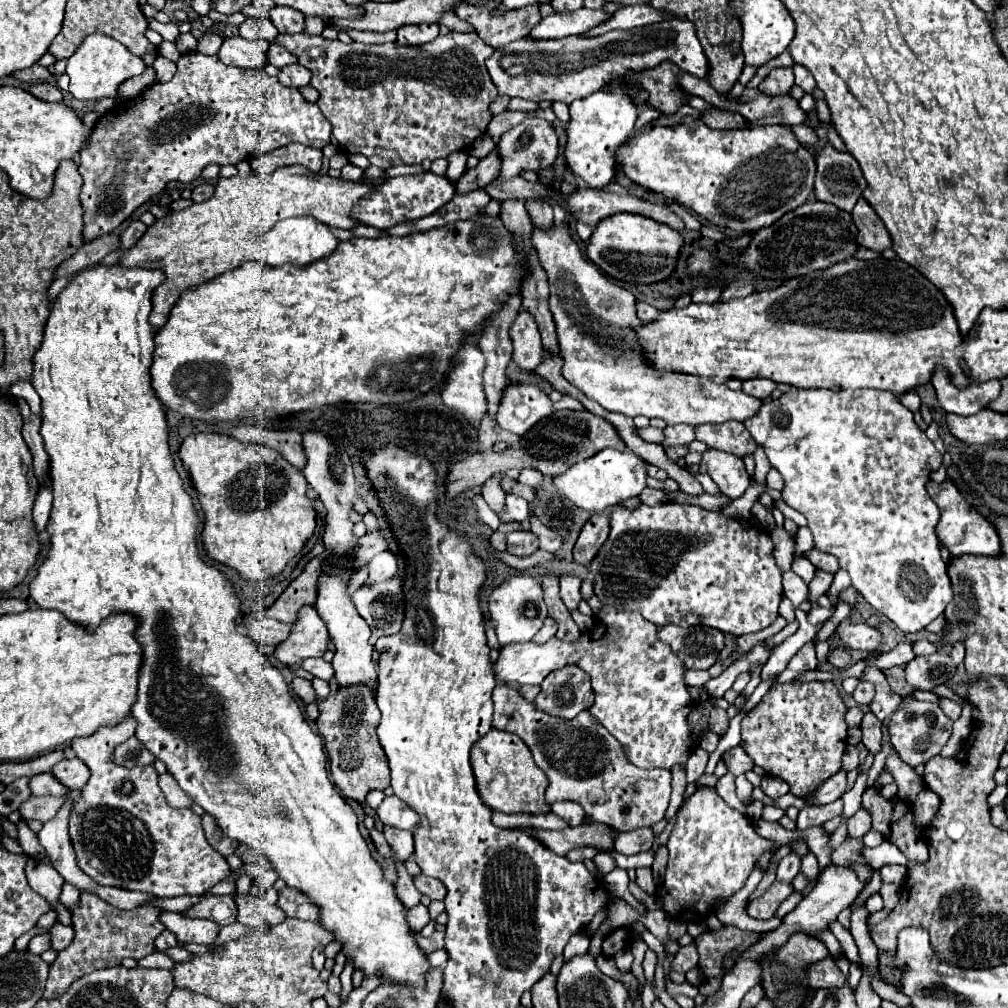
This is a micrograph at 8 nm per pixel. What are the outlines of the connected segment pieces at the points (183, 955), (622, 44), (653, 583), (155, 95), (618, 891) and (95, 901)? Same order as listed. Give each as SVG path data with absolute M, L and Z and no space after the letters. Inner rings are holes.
M175 946L173 948L168 948L164 951L169 957L171 957L176 962L190 961L192 958L192 953L188 952L181 946Z
M670 20L650 26L640 26L634 30L612 30L600 36L568 36L560 40L536 40L518 38L486 60L486 68L498 94L510 98L518 96L532 102L564 102L570 104L584 98L602 86L610 84L614 78L622 80L628 72L642 72L662 62L672 62L680 70L694 74L696 78L706 78L708 58L696 38L694 24L688 20Z
M664 502L660 506L646 506L640 504L636 510L628 510L622 506L614 506L612 514L610 514L610 536L608 540L602 544L602 548L598 550L596 558L590 564L590 572L594 576L594 594L600 598L602 604L612 604L612 606L620 606L626 610L638 610L642 612L642 616L656 624L656 626L666 626L666 624L676 624L676 626L710 626L716 630L722 630L724 634L732 634L732 636L742 636L742 634L750 634L750 632L758 632L764 630L766 626L770 626L776 618L778 618L778 604L782 600L782 570L776 566L774 560L774 544L770 540L770 534L762 528L758 528L756 524L748 522L748 520L738 520L738 518L728 518L722 512L710 512L704 510L700 506L692 506L692 504L680 504L680 502Z
M188 52L188 54L182 54L180 60L176 62L178 64L178 72L174 74L174 78L170 82L154 82L148 90L144 90L140 96L136 96L134 100L124 100L120 104L114 106L114 110L110 110L108 114L104 114L100 118L100 122L94 126L94 132L90 136L90 144L80 152L80 174L84 178L84 184L82 184L82 192L80 192L80 200L82 200L82 206L84 206L84 240L90 242L102 234L110 234L114 232L138 206L142 206L146 200L158 196L164 186L172 180L176 182L194 182L200 178L202 170L208 166L208 164L220 164L220 166L226 166L226 164L238 164L240 160L252 160L256 156L262 156L266 152L272 152L276 148L282 148L290 142L300 142L304 146L310 146L310 148L324 148L328 142L330 142L330 136L332 136L332 126L326 122L324 114L320 112L320 108L316 104L310 104L302 98L300 90L292 90L292 88L284 88L280 86L278 78L276 76L268 76L266 70L242 70L242 68L232 68L232 66L224 66L216 56L206 56L206 54L200 54L200 52Z
M616 868L616 870L612 870L610 874L604 876L604 886L606 886L606 890L608 890L610 894L614 894L614 896L626 900L626 902L632 906L632 902L638 902L638 900L630 894L628 882L630 882L630 880L628 880L628 874L626 874L626 870L622 870L622 868Z
M94 892L80 894L80 902L70 908L72 912L72 926L76 936L72 946L64 948L54 964L50 964L50 974L44 990L44 998L52 1000L62 996L68 986L82 978L88 972L118 966L124 958L144 958L154 952L154 940L166 930L160 922L160 914L164 912L158 906L142 906L136 910L120 910L102 898L96 898Z

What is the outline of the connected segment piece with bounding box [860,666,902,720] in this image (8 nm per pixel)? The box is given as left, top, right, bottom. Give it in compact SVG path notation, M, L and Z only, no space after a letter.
M866 666L864 674L860 676L860 680L872 682L876 688L876 696L870 704L870 710L876 714L878 720L886 720L902 702L902 696L898 696L896 692L892 692L892 688L888 686L888 680L884 676L882 670L874 668L874 666Z

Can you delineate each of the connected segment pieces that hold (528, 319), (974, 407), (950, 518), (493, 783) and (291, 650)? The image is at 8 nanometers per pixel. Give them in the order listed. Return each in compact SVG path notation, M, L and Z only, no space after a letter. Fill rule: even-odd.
M522 310L512 328L510 328L510 340L512 340L512 360L518 364L524 372L534 372L544 362L544 350L540 344L540 332L534 322L534 318Z
M936 366L936 370L932 372L932 386L936 390L938 402L946 412L954 412L960 416L970 416L980 412L982 408L986 408L986 404L996 398L996 394L1000 394L1000 380L986 380L980 382L978 386L964 386L958 388L948 370L944 370L944 366Z
M948 478L942 484L936 482L928 482L926 490L930 494L930 498L936 502L936 506L940 508L940 520L936 524L936 536L940 546L944 546L952 558L960 558L964 554L972 554L972 556L998 556L1002 554L1002 546L1000 546L1000 538L998 532L994 528L994 524L980 512L976 510L974 504L970 504L962 492L956 488L956 484Z
M490 730L484 738L480 738L470 752L470 764L476 776L476 790L480 800L504 814L546 814L550 812L550 804L544 798L548 778L536 766L528 746L520 742L514 734L502 734L502 730Z
M312 606L300 610L300 618L286 642L276 646L274 656L284 666L298 666L304 658L320 658L328 650L328 630Z

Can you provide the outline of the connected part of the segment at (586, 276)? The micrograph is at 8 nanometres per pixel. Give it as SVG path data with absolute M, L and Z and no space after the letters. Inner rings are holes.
M552 224L550 228L534 226L532 246L538 252L550 286L548 302L564 358L562 376L578 386L588 398L610 412L620 412L630 418L662 418L666 424L700 426L706 422L744 422L756 416L762 400L752 398L742 390L734 392L726 384L716 384L700 376L650 370L632 330L642 326L636 318L634 294L604 276L598 266L580 252L564 224Z

